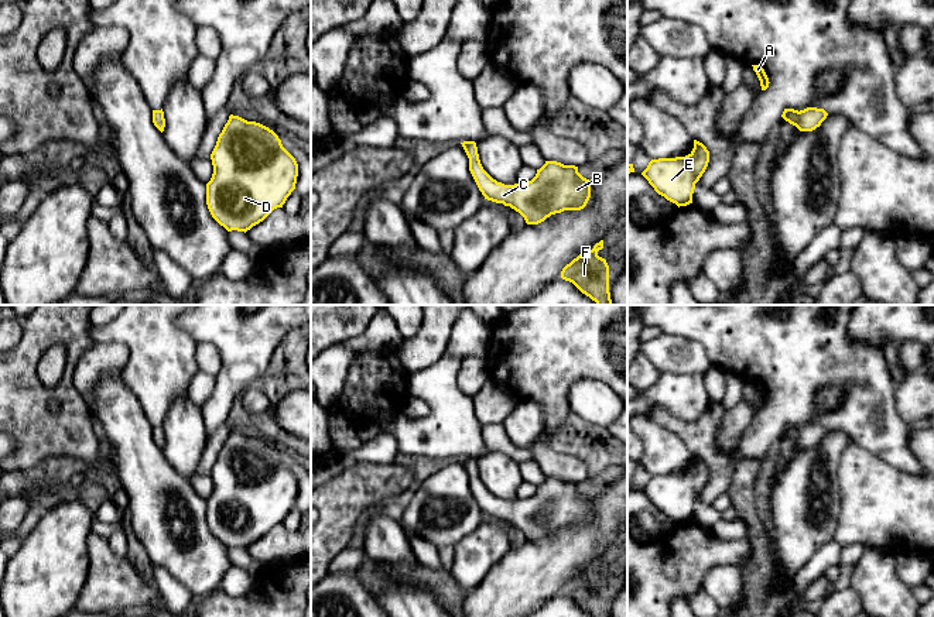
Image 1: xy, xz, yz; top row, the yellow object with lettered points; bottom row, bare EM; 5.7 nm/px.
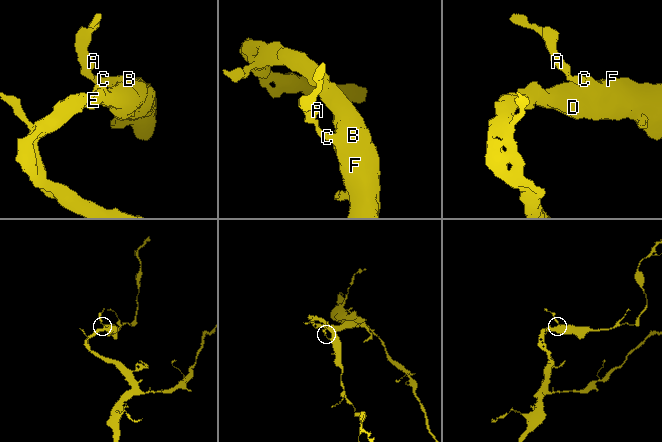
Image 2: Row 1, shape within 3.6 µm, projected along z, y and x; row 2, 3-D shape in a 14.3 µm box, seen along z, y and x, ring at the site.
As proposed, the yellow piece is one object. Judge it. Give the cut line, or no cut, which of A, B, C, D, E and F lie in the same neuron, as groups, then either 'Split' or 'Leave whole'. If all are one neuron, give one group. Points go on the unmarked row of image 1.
No split. Groups: A B C D E F. Leave whole

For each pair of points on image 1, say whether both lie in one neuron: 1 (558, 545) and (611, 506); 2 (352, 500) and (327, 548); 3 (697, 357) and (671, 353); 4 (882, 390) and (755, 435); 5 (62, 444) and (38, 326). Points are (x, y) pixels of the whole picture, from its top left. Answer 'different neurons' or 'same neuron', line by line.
1: same neuron
2: same neuron
3: same neuron
4: same neuron
5: same neuron

